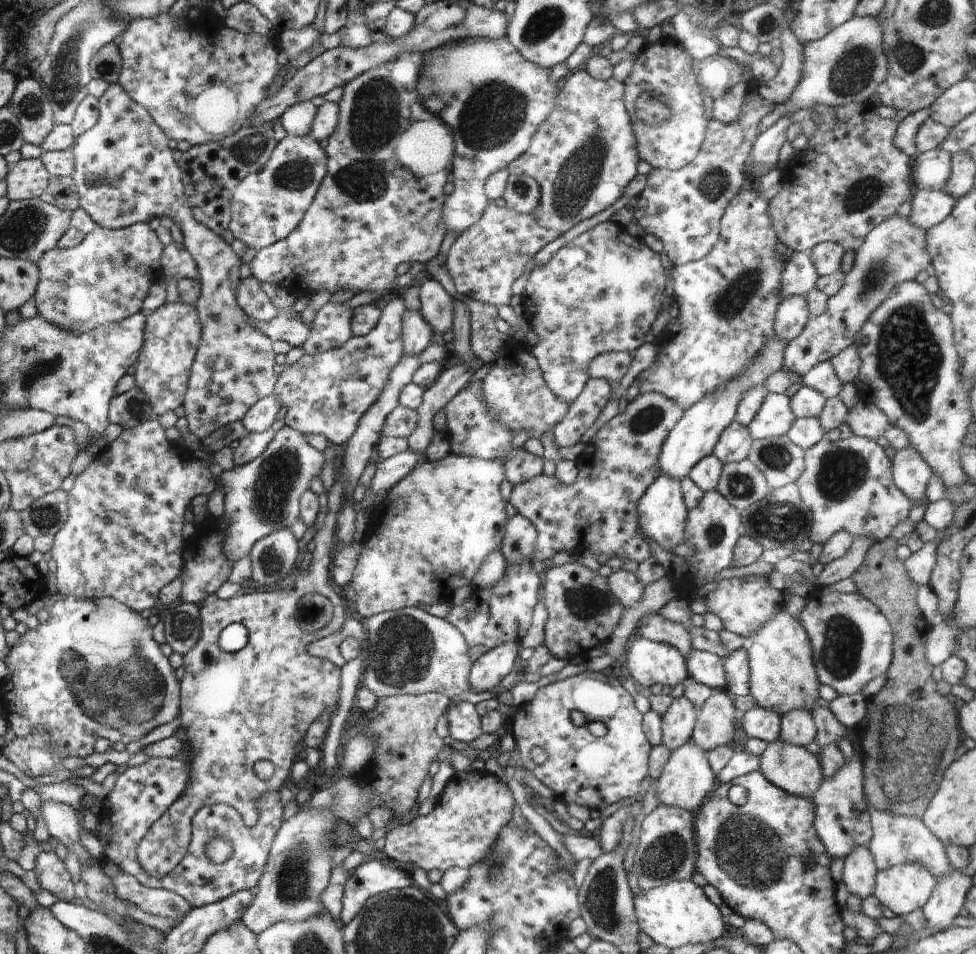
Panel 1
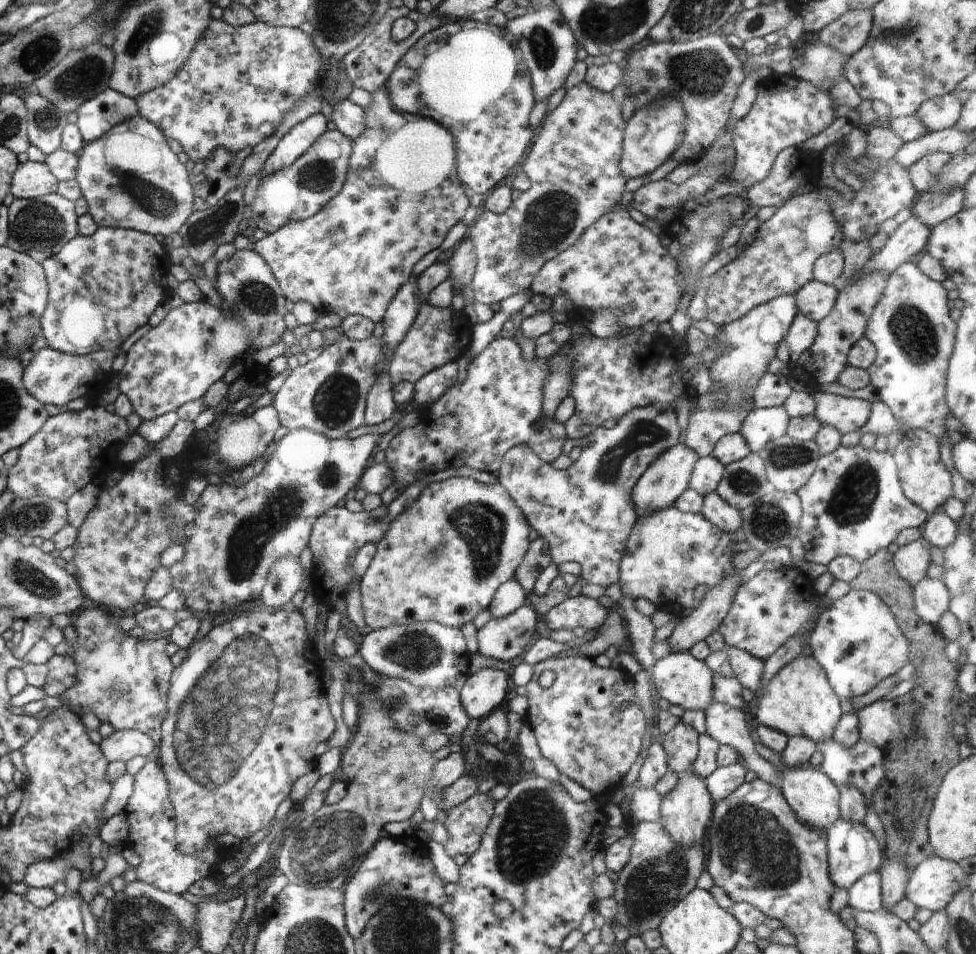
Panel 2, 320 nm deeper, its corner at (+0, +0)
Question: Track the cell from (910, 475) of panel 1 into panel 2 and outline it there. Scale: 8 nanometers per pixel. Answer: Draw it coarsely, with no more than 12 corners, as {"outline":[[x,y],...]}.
{"outline":[[908,430],[891,451],[903,494],[934,514],[953,497],[939,442]]}

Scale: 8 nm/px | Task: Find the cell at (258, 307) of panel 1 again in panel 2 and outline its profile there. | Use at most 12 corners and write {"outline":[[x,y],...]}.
{"outline":[[253,250],[132,344],[120,393],[142,421],[279,347],[286,298]]}

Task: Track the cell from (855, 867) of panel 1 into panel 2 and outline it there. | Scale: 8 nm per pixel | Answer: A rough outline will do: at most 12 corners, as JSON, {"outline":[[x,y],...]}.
{"outline":[[870,872],[848,892],[848,907],[880,911],[881,876]]}

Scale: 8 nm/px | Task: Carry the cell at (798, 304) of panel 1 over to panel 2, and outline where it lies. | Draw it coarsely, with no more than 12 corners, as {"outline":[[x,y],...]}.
{"outline":[[796,314],[776,357],[789,367],[812,346],[817,323]]}

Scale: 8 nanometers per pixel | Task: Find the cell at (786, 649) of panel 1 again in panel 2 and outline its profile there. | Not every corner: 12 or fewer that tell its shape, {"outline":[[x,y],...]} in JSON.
{"outline":[[800,654],[766,686],[760,725],[816,744],[842,716],[822,666]]}

